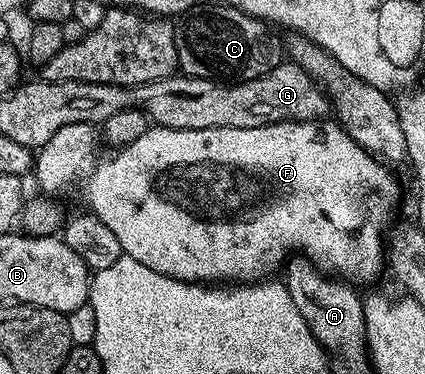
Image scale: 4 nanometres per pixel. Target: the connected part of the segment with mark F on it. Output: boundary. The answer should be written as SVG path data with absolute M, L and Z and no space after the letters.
M329 120L311 122L275 122L269 126L259 126L258 128L222 128L215 126L214 128L202 128L201 130L171 130L165 126L153 129L150 138L153 138L152 146L156 149L156 162L104 162L97 170L92 170L92 141L97 136L96 126L67 126L66 128L58 128L58 132L54 132L54 136L50 136L50 140L46 140L44 146L39 147L38 153L34 158L34 175L36 174L36 182L41 186L43 193L48 196L60 196L63 190L68 190L76 181L79 180L83 174L88 174L88 179L84 182L84 202L89 211L95 214L96 217L102 220L102 224L106 224L106 228L110 228L110 232L114 232L114 236L118 236L118 244L121 251L127 257L133 258L138 264L146 264L146 268L154 268L154 272L162 272L171 278L177 278L183 282L199 282L201 284L243 284L245 282L258 282L267 279L269 276L281 269L285 265L286 259L293 252L299 252L303 257L309 258L317 268L327 272L332 276L339 276L344 280L356 280L352 278L372 278L380 270L380 265L384 266L386 262L386 234L384 238L384 225L388 222L388 213L396 206L396 201L400 198L400 186L396 183L396 178L391 174L389 167L385 165L381 159L377 158L375 154L369 154L368 151L363 150L361 146L356 143L354 139L348 134L347 130L341 128L335 121L328 122Z

